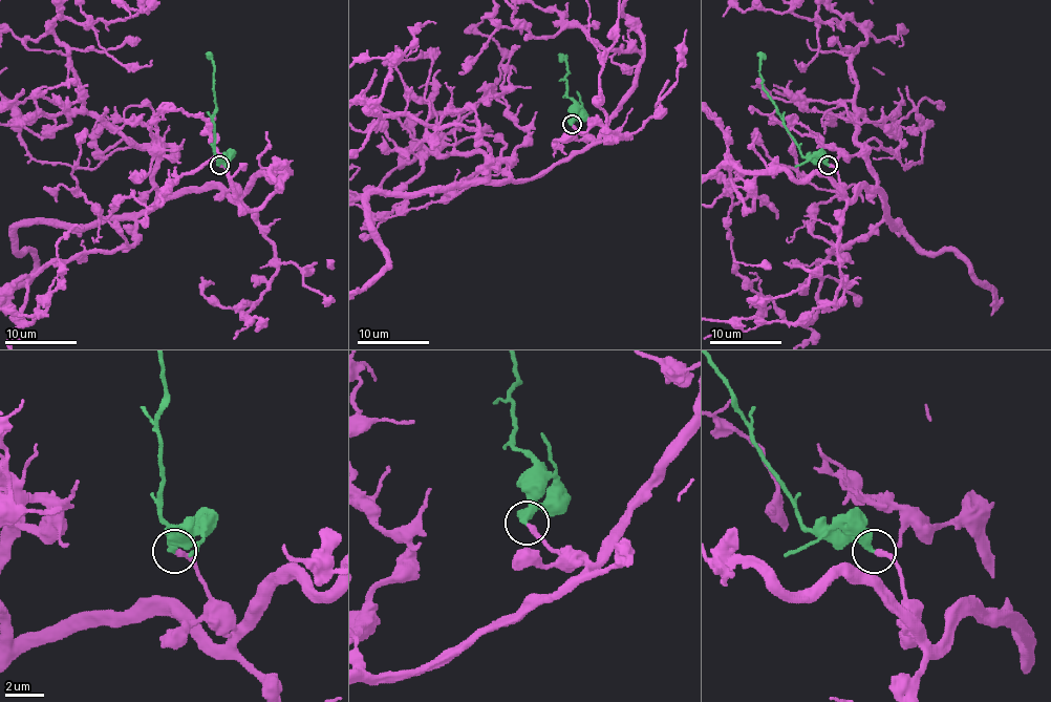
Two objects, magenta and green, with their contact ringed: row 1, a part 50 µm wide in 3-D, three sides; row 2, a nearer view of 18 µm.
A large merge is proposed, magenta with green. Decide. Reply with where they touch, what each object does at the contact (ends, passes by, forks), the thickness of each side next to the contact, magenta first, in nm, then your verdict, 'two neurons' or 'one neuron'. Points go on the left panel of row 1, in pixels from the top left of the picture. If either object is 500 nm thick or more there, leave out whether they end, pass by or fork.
place (219, 165); magenta ends; green ends; calibres 280 and 400 nm; one neuron

